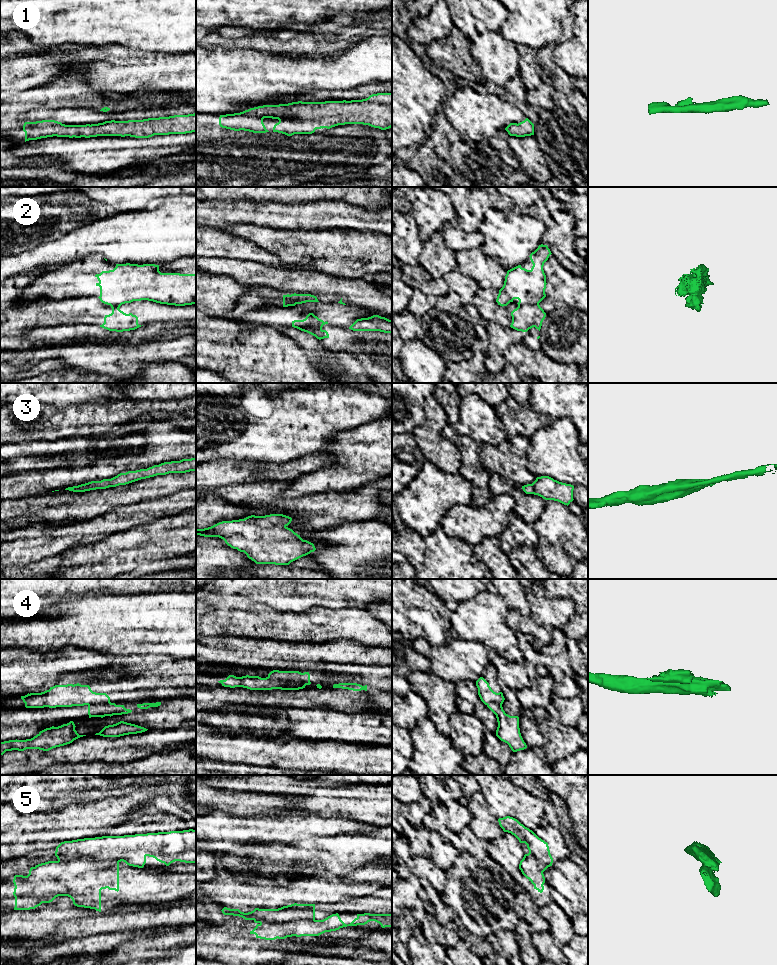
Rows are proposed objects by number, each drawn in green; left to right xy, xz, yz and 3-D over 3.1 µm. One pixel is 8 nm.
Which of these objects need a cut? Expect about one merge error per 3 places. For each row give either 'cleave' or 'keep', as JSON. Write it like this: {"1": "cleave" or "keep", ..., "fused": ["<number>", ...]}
{"1": "keep", "2": "cleave", "3": "keep", "4": "cleave", "5": "cleave", "fused": ["2", "4", "5"]}

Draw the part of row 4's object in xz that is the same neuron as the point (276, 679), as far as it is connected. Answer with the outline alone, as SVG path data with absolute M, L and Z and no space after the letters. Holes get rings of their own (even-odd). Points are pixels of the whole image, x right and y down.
M273 670L266 678L249 675L242 677L229 675L225 680L220 680L218 682L224 687L243 687L250 690L299 690L305 688L305 686L294 683L292 679L300 674L301 672L299 671Z

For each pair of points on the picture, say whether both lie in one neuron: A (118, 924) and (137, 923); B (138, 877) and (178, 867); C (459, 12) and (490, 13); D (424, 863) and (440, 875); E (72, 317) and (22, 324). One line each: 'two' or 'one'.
A: one
B: two
C: one
D: one
E: one

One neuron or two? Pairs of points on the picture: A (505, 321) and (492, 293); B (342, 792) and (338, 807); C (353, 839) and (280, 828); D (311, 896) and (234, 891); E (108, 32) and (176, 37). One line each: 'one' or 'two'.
A: one
B: one
C: one
D: one
E: one

